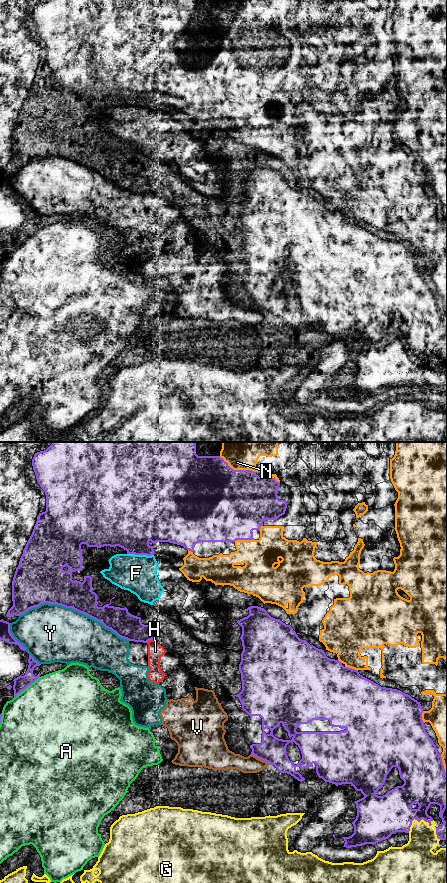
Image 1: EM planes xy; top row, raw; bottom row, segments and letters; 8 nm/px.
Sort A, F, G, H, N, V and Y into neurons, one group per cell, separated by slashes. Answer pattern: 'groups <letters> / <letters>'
groups A / F / G / H V Y / N

